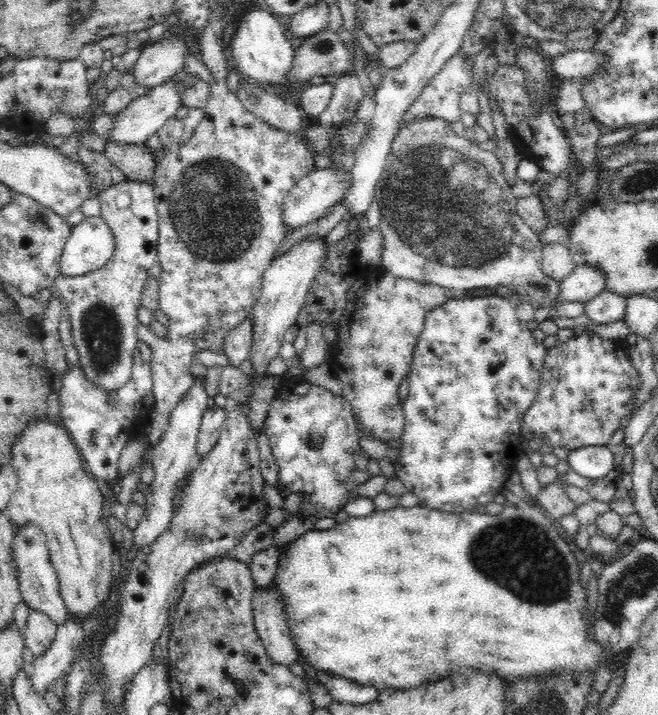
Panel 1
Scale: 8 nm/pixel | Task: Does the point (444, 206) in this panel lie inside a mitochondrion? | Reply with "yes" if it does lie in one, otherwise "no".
yes

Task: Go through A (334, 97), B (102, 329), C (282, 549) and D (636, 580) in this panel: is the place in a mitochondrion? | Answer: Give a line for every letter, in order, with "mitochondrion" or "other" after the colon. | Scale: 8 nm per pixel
A: other
B: mitochondrion
C: other
D: mitochondrion

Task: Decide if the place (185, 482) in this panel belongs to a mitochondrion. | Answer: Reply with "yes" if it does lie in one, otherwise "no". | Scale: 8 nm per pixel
no

